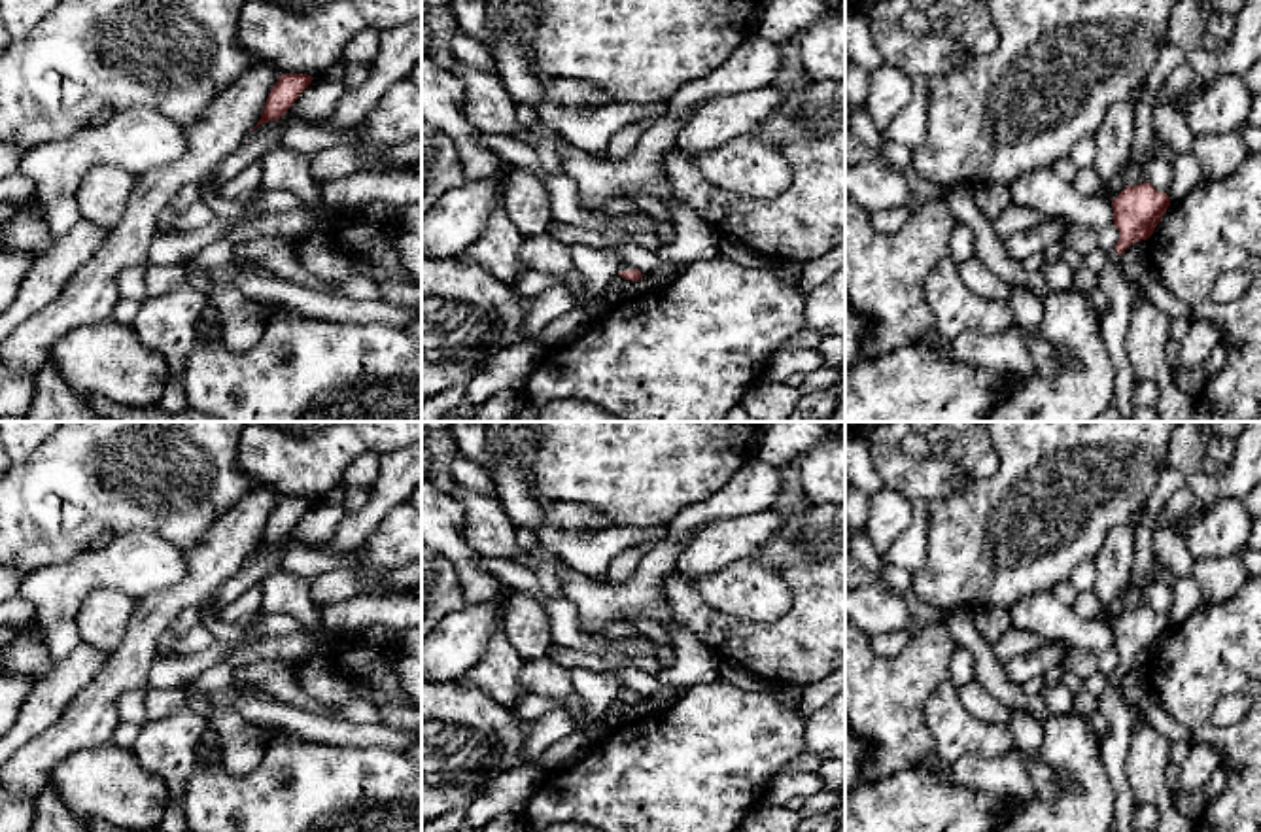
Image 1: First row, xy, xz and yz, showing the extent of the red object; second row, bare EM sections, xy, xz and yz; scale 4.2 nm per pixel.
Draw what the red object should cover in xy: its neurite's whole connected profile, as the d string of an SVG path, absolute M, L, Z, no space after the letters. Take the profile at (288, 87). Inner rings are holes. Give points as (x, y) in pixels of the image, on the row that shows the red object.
M282 74L278 78L276 85L268 93L261 119L257 121L257 125L251 130L255 130L263 123L280 119L295 104L299 95L312 83L312 79L314 78L306 76L306 74Z

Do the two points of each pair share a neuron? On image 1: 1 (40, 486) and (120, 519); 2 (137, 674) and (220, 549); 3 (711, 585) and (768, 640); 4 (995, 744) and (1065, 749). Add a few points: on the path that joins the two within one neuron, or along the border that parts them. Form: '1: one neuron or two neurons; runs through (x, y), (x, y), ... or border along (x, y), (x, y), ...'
1: one neuron; runs through (59, 490), (91, 490), (101, 500)
2: one neuron; runs through (140, 641), (142, 632), (195, 581)
3: two neurons; border along (706, 602), (755, 621), (776, 621), (791, 607)
4: two neurons; border along (1016, 747), (993, 757), (970, 755)

